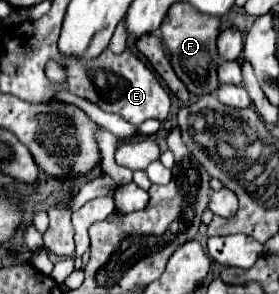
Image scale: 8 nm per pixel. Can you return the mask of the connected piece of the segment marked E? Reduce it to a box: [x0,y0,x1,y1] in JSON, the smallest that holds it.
[67,48,171,124]

